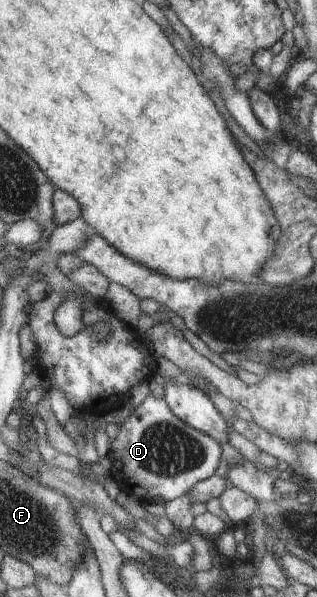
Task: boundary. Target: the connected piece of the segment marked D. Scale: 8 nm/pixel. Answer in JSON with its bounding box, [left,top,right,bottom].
[110,394,221,501]

